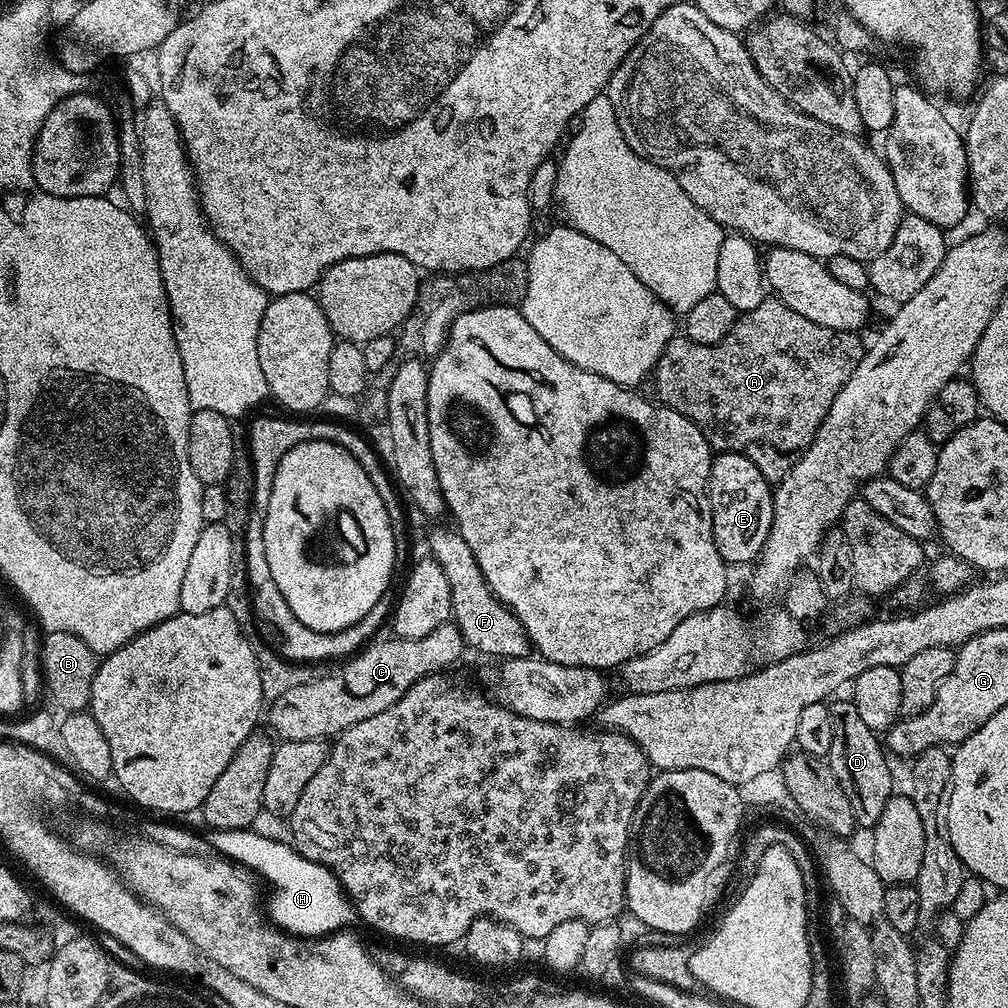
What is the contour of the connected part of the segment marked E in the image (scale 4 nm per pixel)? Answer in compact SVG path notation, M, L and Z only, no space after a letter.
M737 452L713 455L708 479L708 507L712 513L714 542L725 565L751 565L759 557L772 529L773 495L773 485L762 474L762 470L750 462L750 458Z

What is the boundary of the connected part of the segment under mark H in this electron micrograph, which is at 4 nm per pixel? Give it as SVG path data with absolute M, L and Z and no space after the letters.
M252 828L242 831L214 830L206 839L218 853L249 871L254 870L276 888L266 910L271 923L281 931L298 938L315 938L343 929L352 918L352 907L336 876L328 868L300 855L287 841L280 842L255 832Z

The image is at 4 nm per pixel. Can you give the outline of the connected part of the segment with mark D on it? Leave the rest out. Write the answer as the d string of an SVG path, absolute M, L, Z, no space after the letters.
M848 698L835 700L828 704L830 722L834 722L834 738L826 759L830 770L834 770L834 778L838 778L838 786L842 786L842 790L846 790L846 798L850 798L850 810L854 810L857 825L871 830L875 828L886 802L894 794L889 757L878 733L862 722L858 706L854 706Z

